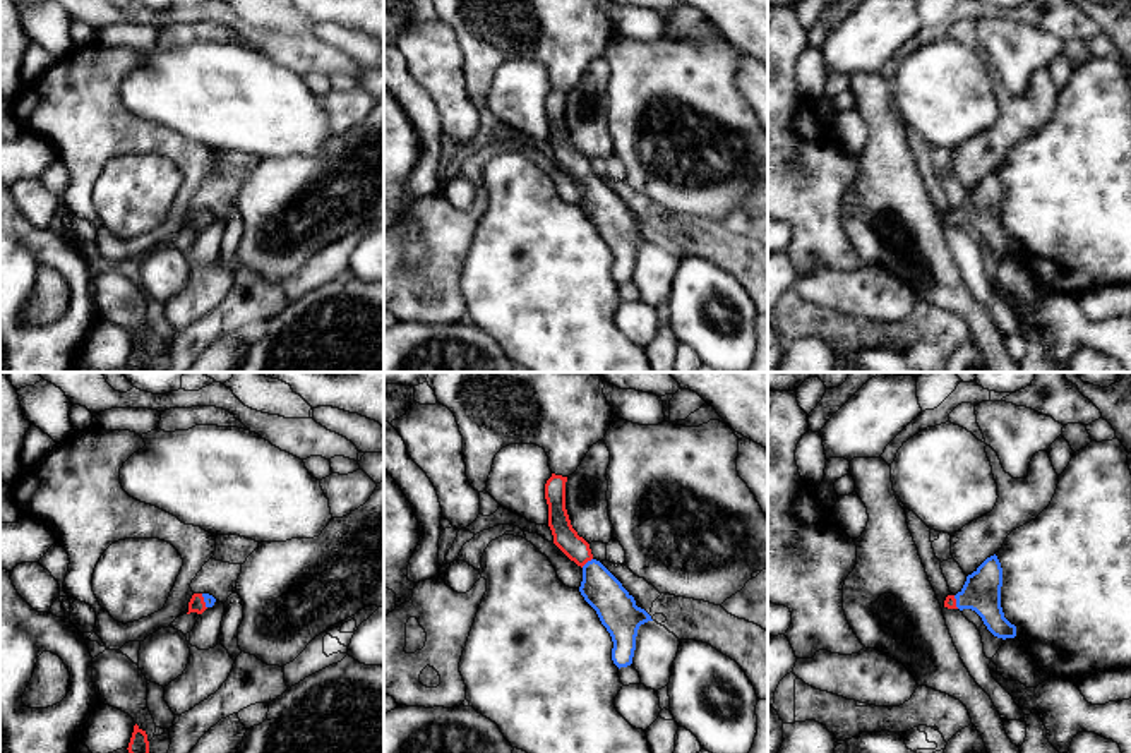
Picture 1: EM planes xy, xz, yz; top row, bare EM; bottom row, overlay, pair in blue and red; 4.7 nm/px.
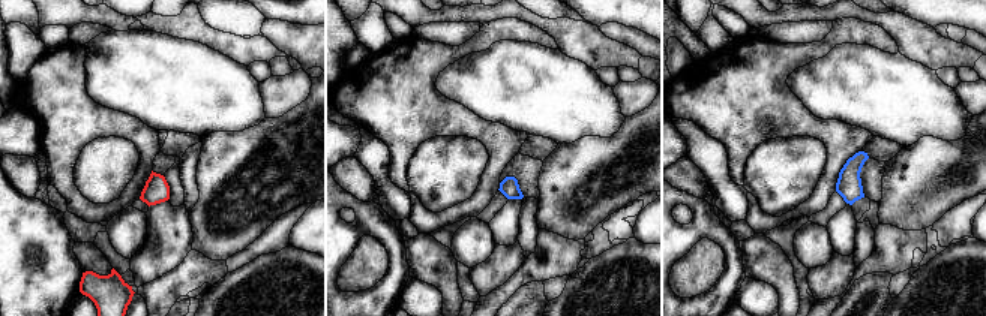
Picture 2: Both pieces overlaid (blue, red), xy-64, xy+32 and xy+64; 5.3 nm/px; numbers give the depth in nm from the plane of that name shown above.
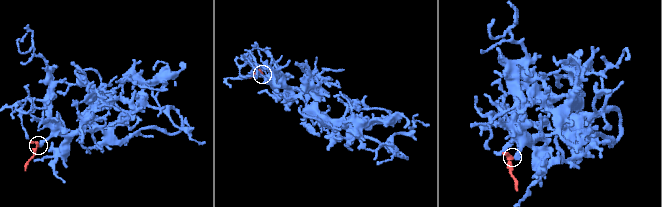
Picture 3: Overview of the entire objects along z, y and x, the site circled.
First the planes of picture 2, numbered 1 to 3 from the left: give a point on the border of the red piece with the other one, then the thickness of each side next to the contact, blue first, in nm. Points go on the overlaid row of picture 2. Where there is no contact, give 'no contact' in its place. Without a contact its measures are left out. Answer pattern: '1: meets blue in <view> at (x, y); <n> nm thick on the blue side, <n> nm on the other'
1: no contact
2: no contact
3: no contact

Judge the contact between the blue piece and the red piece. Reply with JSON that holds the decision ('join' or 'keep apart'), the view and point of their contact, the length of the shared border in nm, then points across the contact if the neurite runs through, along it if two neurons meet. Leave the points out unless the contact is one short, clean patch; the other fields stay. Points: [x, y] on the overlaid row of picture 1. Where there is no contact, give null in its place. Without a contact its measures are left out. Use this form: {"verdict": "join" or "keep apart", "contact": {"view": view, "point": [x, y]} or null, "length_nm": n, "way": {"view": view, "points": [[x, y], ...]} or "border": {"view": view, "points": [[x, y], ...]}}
{"verdict": "join", "contact": {"view": "xz", "point": [588, 561]}, "length_nm": 70, "way": {"view": "xz", "points": [[602, 590], [588, 561], [566, 537]]}}

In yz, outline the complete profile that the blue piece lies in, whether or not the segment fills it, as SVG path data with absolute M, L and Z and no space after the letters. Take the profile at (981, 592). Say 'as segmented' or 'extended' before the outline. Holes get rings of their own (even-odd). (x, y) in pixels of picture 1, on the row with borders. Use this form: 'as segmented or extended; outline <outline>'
extended; outline M997 556L987 557L956 595L948 595L944 607L975 611L987 630L997 638L1014 638L1016 626L1011 624L1001 607L1002 568Z

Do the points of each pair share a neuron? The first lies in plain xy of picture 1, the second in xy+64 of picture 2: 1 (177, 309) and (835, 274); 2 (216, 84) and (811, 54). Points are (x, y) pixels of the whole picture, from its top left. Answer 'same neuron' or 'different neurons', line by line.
1: same neuron
2: different neurons

